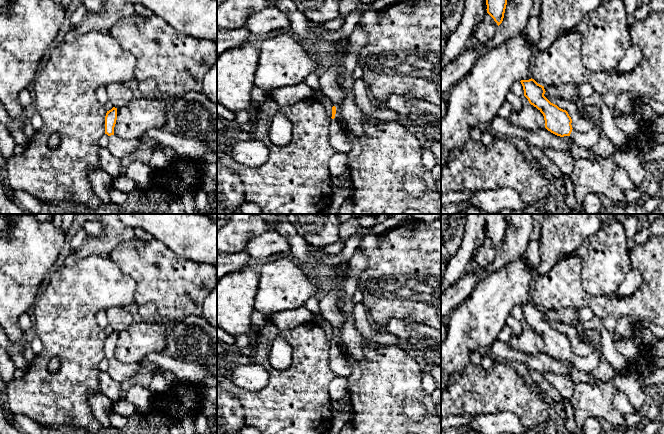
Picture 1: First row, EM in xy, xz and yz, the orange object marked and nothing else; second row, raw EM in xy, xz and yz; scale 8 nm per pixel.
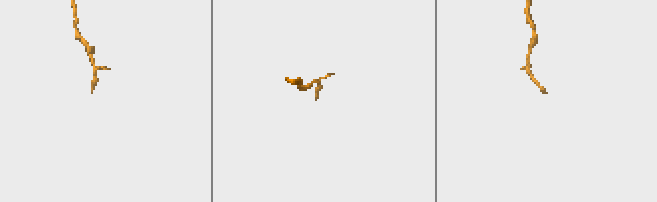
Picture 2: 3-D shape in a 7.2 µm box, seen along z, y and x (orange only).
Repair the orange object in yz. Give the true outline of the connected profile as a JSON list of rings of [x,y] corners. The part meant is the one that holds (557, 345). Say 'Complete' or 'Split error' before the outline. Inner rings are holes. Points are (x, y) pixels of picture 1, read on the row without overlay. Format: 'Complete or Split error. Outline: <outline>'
Split error. Outline: [[[534,303],[520,305],[524,320],[529,327],[536,331],[544,340],[545,352],[551,357],[564,361],[569,360],[574,367],[580,371],[590,373],[599,363],[601,352],[596,349],[587,357],[576,356],[572,352],[572,343],[566,334],[551,327],[545,320],[544,310],[538,308]]]

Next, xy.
Complete. Outline: [[[113,331],[107,335],[105,340],[105,358],[108,360],[114,359],[114,351],[117,344],[117,332]]]

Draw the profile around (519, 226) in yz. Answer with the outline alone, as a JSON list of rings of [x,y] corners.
[[[505,214],[505,216],[507,229],[504,242],[494,261],[484,268],[486,275],[498,272],[510,262],[525,255],[537,214]]]

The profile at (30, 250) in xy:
[[[32,214],[6,216],[11,220],[11,223],[9,224],[10,230],[0,234],[0,325],[10,342],[23,350],[23,356],[30,364],[36,355],[24,340],[25,332],[20,328],[19,317],[23,313],[31,312],[48,275],[57,265],[59,254],[67,240],[67,234],[61,227],[54,226],[53,219],[40,222]]]

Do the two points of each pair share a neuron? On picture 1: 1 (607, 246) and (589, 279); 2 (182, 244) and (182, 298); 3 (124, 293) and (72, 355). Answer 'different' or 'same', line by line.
1: same
2: different
3: same

